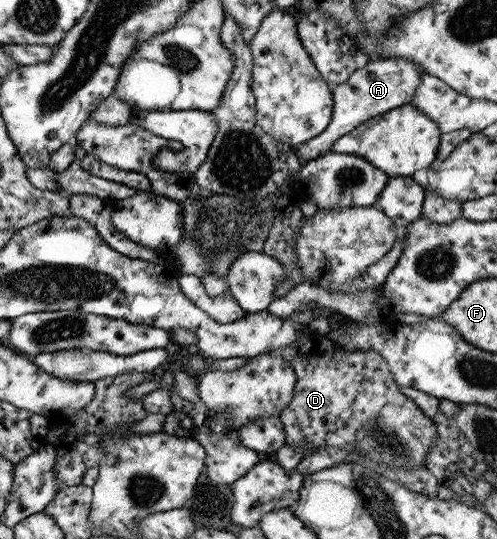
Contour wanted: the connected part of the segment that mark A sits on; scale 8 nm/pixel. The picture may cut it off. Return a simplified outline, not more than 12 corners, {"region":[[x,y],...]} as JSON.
{"region":[[371,60],[331,88],[331,121],[295,146],[307,161],[360,123],[403,103],[425,71]]}

